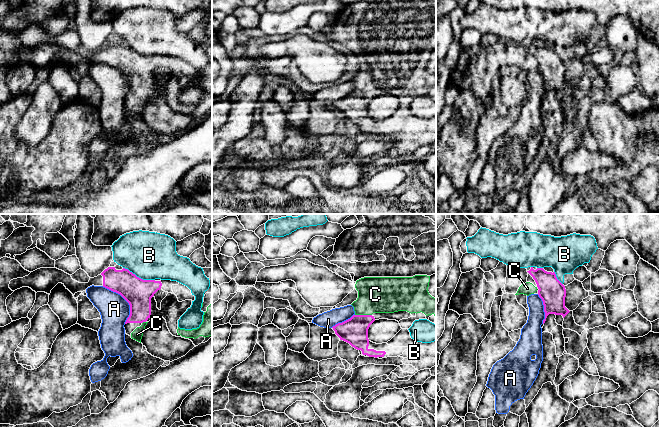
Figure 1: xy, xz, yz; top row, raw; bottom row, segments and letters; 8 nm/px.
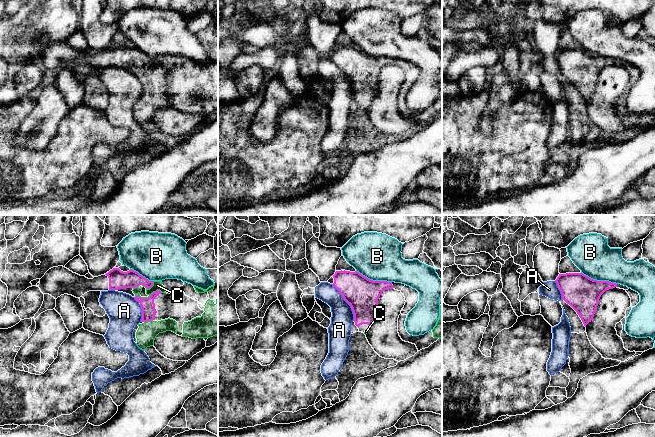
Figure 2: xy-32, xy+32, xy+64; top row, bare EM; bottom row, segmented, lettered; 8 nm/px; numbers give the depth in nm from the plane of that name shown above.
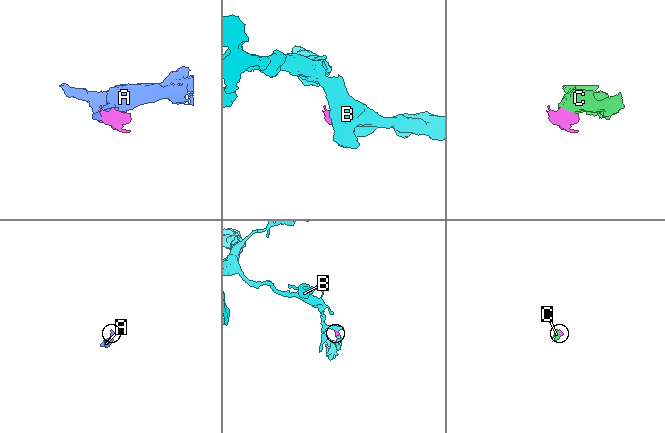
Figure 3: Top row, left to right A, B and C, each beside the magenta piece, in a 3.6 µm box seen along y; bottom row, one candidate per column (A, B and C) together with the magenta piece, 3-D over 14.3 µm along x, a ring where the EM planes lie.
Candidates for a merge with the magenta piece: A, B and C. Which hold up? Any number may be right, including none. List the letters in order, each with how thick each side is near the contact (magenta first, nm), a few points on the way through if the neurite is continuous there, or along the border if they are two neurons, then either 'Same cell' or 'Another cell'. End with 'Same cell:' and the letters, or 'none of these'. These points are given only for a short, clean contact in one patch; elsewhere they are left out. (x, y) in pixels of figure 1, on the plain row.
A: Thickness 220 nm (magenta) against 240 nm. Boundary: xy (102, 62), (117, 68), (128, 79), (129, 92), (125, 99). Another cell
B: Thickness 220 nm (magenta) against 380 nm. Boundary: xy (123, 43), (143, 55), (154, 56). Another cell
C: Thickness 220 nm (magenta) against 280 nm. Path across: xz (354, 107), (362, 96), (363, 91), (364, 82), (375, 70). Same cell
Same cell: C

